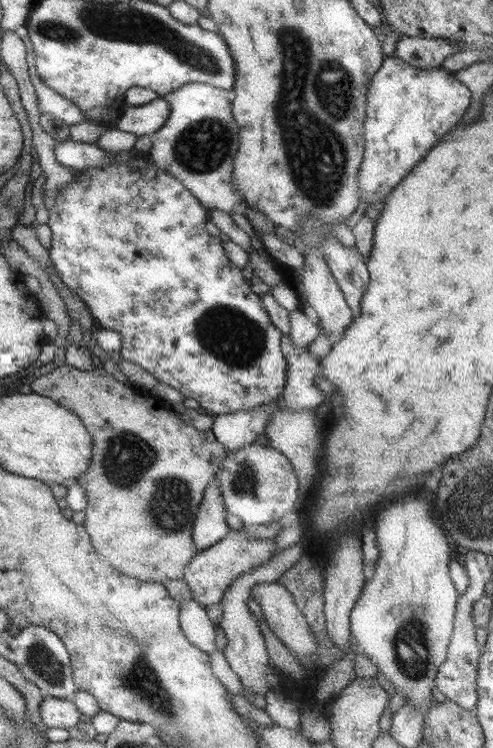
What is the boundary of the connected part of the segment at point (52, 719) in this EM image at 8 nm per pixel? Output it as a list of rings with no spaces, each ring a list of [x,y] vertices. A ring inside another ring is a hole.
[[[53,696],[44,697],[39,713],[46,729],[65,728],[68,731],[81,721],[82,716],[73,702]]]

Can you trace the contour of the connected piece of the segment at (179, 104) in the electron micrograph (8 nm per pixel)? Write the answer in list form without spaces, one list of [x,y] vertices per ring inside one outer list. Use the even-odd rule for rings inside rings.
[[[208,83],[182,85],[177,91],[161,96],[170,107],[166,124],[153,136],[153,144],[148,151],[153,164],[160,170],[179,180],[201,203],[205,209],[220,210],[232,214],[241,202],[241,196],[233,185],[233,164],[239,151],[239,126],[233,117],[233,93]]]

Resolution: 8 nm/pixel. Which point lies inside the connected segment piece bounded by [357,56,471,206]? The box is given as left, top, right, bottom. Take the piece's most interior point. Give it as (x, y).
(408, 110)

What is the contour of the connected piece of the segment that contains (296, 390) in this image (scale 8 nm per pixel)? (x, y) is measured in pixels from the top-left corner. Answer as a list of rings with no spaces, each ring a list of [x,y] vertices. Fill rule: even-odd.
[[[288,336],[281,343],[288,363],[287,379],[281,405],[284,410],[316,410],[324,402],[324,394],[314,380],[321,374],[317,358],[309,350],[296,346]]]

